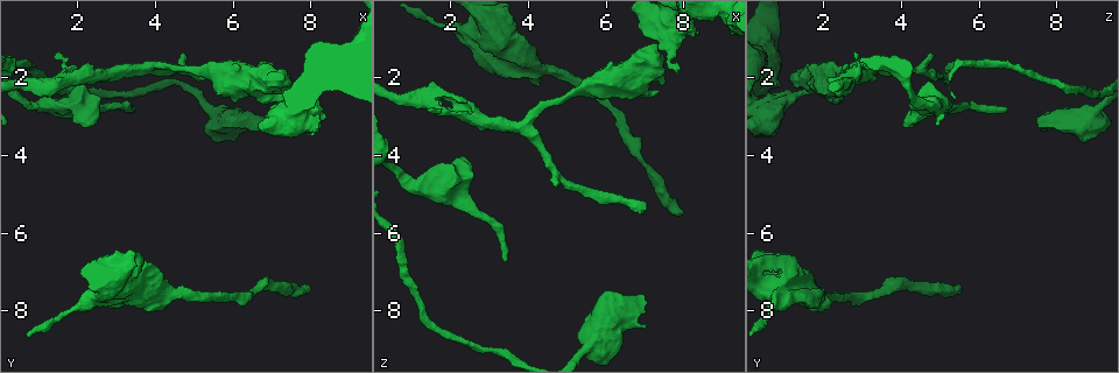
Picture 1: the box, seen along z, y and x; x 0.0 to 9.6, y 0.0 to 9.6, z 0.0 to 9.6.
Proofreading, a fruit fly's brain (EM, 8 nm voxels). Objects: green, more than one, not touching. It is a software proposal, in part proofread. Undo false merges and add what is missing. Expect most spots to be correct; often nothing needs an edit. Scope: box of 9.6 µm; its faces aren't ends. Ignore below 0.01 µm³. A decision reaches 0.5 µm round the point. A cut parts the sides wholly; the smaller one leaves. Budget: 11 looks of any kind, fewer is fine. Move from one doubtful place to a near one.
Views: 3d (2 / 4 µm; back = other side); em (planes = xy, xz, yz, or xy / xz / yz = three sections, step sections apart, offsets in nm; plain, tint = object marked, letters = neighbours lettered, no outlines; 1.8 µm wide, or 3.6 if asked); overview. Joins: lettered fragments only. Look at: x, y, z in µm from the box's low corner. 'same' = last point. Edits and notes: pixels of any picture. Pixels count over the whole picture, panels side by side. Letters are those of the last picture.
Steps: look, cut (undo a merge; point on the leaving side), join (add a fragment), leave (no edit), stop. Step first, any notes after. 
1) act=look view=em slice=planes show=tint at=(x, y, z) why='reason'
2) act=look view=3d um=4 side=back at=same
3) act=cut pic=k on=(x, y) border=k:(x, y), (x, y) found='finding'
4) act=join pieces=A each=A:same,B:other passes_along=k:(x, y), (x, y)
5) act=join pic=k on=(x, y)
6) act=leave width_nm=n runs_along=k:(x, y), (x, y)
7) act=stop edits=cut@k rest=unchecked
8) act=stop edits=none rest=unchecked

act=look view=3d um=2 at=(3.50, 2.90, 6.70) why='an open end'

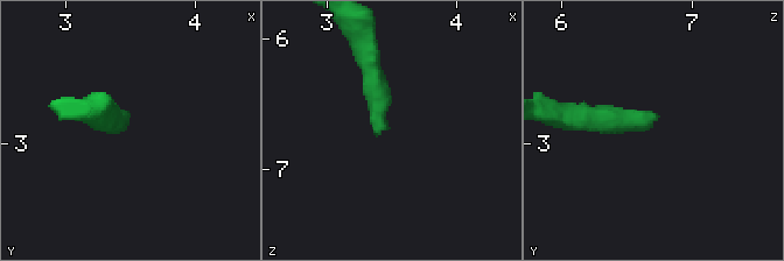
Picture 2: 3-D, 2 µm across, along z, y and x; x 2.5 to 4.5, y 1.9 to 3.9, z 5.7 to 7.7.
act=look view=em slice=xz step=4 show=plain at=(3.48, 2.84, 6.70) why='shape alone is not enough'

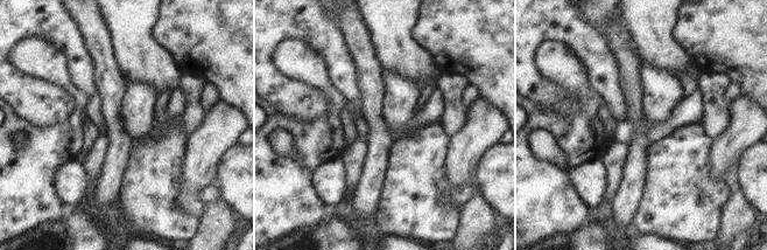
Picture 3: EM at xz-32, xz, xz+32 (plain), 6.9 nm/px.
act=look view=em slice=xz step=4 show=letters at=same

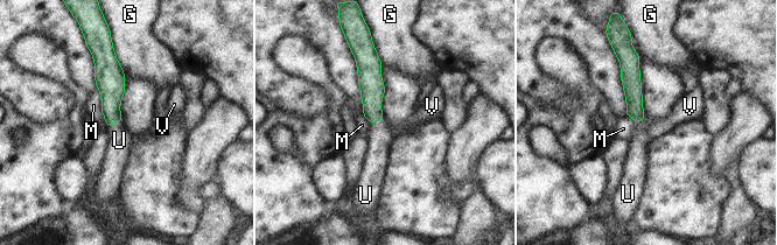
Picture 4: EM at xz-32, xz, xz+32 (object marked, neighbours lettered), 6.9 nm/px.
act=join pieces=U each=G:other,M:other,U:same,V:other passes_along=4:(111, 88), (113, 124), (119, 140) found='the neuron continues'

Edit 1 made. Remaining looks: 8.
act=look view=3d um=2 at=(6.95, 1.60, 5.40) why='branch stops here'

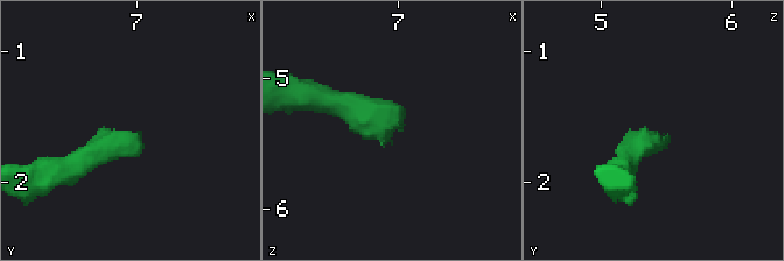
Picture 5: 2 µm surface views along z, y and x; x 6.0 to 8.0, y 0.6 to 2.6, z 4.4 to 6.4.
act=look view=em slice=xz step=8 show=tint at=(7.02, 1.62, 5.40) why='shape alone is not enough'

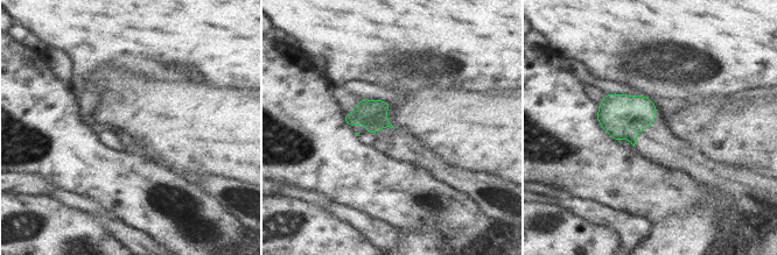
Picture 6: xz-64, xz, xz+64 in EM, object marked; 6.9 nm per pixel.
act=look view=em slice=planes show=letters at=same why='cut it another way'

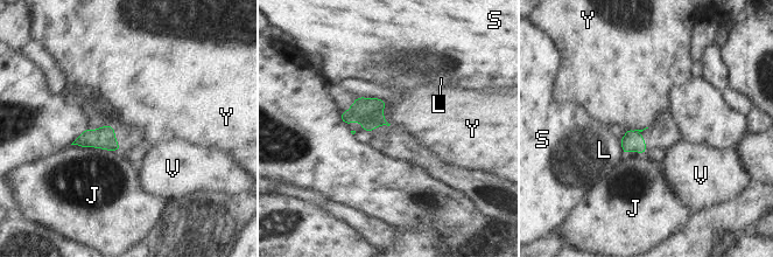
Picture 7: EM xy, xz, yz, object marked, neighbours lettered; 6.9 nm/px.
act=leave each=J:other,L:other,S:other,V:other,Y:other border=7:(385, 102), (383, 115), (391, 124) found='none of them fits'

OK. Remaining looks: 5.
act=look view=3d um=2 at=(4.70, 1.35, 4.80)

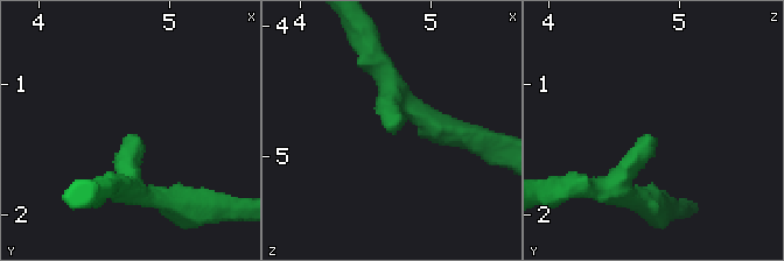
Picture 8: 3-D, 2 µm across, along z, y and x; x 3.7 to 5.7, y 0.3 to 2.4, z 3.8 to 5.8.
act=look view=em slice=yz step=8 show=tint at=(4.72, 1.36, 4.80)

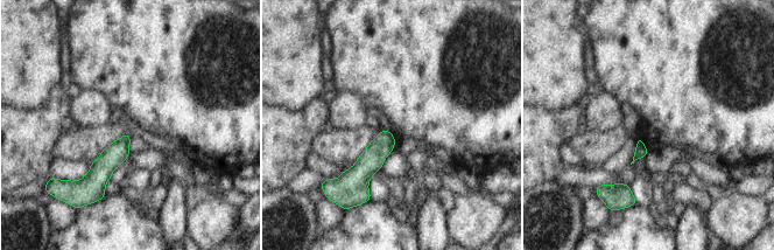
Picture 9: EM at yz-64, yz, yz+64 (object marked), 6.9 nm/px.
act=look view=em slice=planes show=letters at=same why='cut it another way'

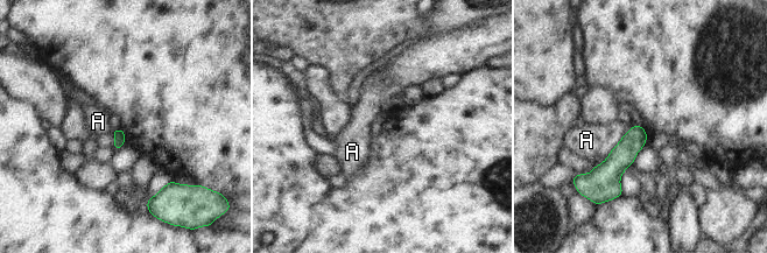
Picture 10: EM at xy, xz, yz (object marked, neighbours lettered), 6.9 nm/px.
act=leave each=A:other runs_along=10:(638, 128), (616, 163), (617, 188) found='none of them fits'

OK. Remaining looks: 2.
act=look view=em slice=planes show=letters at=(8.00, 7.40, 5.50) why='branch stops here'

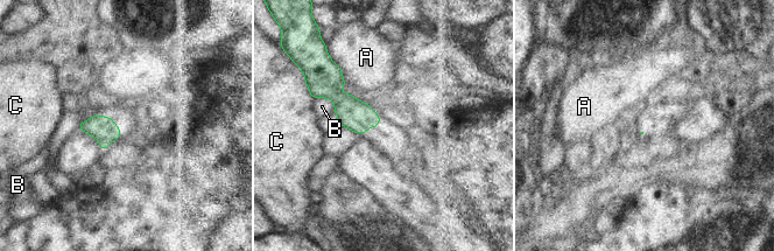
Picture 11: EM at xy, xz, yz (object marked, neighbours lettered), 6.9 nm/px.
act=leave each=A:other,B:other,C:other border=11:(333, 61), (343, 71) found='none of them fits'

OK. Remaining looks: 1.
act=stop edits=join@4 rest=unchecked

